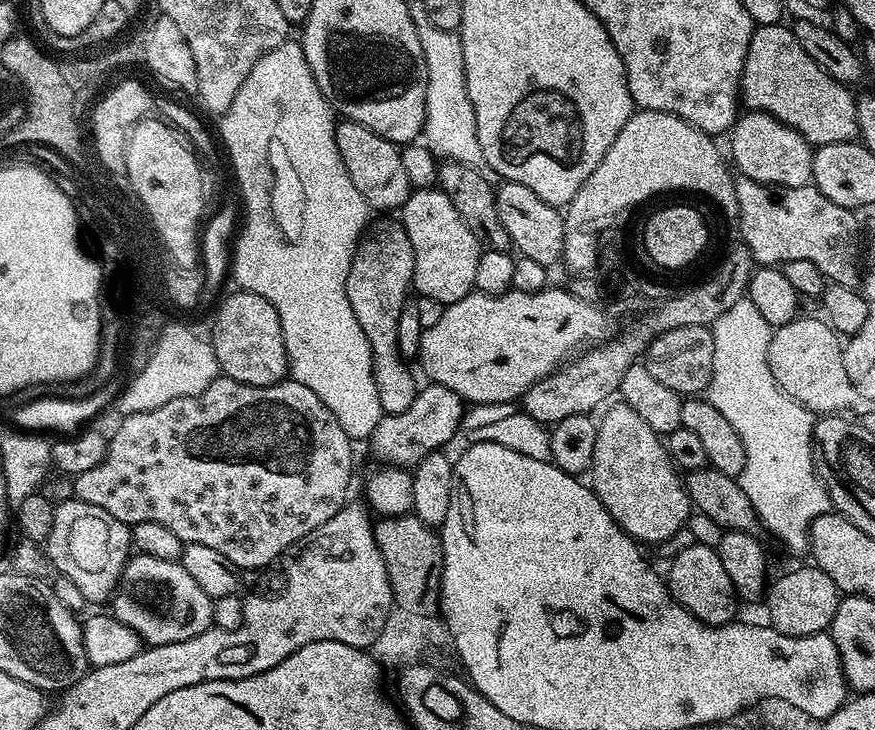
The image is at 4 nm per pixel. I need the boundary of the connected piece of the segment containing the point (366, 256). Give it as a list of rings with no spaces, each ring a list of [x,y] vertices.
[[[380,224],[371,233],[371,230],[361,239],[357,250],[352,258],[350,274],[346,280],[346,294],[350,301],[350,308],[358,320],[367,341],[370,342],[372,354],[372,373],[374,374],[375,386],[378,387],[378,398],[381,411],[385,415],[401,413],[410,406],[416,397],[418,384],[415,384],[410,371],[407,370],[405,359],[400,355],[397,346],[398,318],[401,317],[401,310],[407,303],[406,290],[411,289],[411,282],[414,270],[414,252],[410,245],[409,236],[406,234],[403,225]]]

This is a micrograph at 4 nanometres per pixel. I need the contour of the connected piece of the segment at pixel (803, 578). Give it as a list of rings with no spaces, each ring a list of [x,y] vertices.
[[[818,567],[796,568],[785,576],[771,581],[766,592],[768,616],[771,627],[787,636],[809,636],[815,632],[831,629],[832,619],[838,610],[841,598],[840,589],[834,586],[830,574]]]

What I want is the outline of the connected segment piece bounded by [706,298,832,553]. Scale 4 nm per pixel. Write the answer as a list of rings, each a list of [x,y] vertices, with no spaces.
[[[747,298],[734,302],[734,306],[730,306],[730,310],[723,312],[711,325],[711,330],[714,338],[714,374],[708,384],[706,399],[730,421],[738,438],[742,438],[742,446],[746,446],[746,466],[738,478],[742,490],[746,490],[746,498],[750,498],[762,528],[777,536],[790,551],[807,553],[810,548],[809,528],[832,508],[832,499],[816,472],[816,460],[812,457],[814,414],[809,408],[794,402],[794,398],[786,395],[778,382],[774,382],[768,361],[768,347],[774,329],[768,325],[766,318],[762,318],[754,302]]]

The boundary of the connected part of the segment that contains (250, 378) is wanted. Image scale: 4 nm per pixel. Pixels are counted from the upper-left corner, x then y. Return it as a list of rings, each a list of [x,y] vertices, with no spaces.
[[[236,290],[220,304],[212,324],[210,343],[223,375],[250,386],[270,386],[289,375],[288,355],[282,338],[278,310],[253,292]]]

